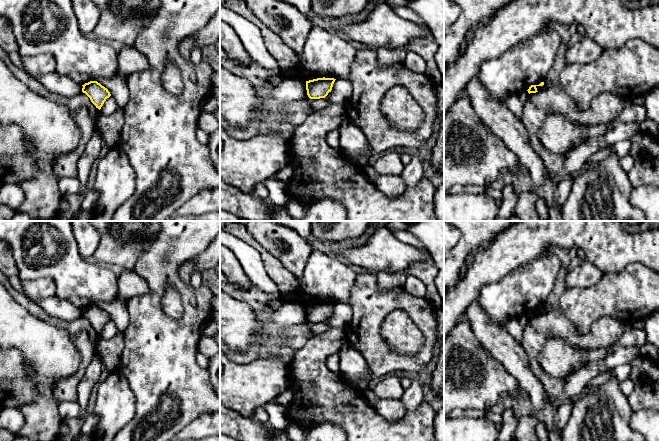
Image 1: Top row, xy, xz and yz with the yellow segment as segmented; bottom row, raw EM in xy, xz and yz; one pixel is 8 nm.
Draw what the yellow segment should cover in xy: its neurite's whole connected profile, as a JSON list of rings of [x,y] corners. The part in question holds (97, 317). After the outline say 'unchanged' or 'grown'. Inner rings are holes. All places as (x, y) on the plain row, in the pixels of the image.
[[[90,305],[82,310],[83,310],[82,316],[85,317],[90,322],[91,326],[99,334],[103,330],[106,323],[111,320],[108,313],[102,310],[97,305]]]; unchanged

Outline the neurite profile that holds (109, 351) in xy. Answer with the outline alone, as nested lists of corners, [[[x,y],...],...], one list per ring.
[[[99,334],[95,343],[97,356],[109,372],[119,368],[123,348],[124,338],[122,334],[117,334],[112,339],[105,339]]]

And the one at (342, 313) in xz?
[[[336,303],[332,314],[325,323],[329,328],[343,329],[353,317],[353,310],[348,303]]]

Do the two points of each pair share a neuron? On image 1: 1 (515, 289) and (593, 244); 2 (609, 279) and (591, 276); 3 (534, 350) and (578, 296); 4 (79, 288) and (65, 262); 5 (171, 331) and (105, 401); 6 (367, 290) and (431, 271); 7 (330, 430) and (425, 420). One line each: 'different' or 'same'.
1: different
2: different
3: different
4: same
5: different
6: different
7: different

